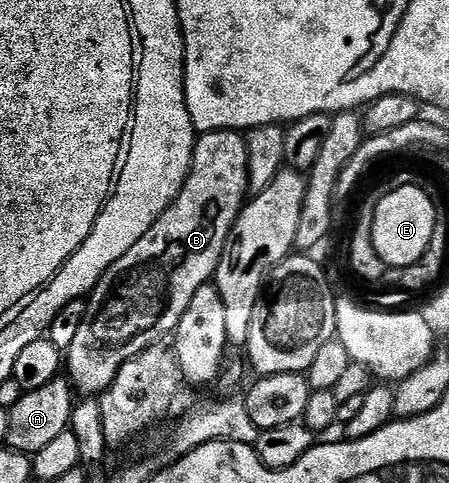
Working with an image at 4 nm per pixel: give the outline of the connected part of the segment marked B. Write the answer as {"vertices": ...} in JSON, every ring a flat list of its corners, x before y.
{"vertices":[[206,131,199,136,192,174,180,190,180,196,160,214,160,220,140,238,119,261,119,266,132,267,120,275,112,287,104,308,95,312,87,331,77,339,73,347,67,348,66,367,75,390,81,396,96,397,108,390,118,377,120,367,126,365,138,353,157,346,168,334,179,328,194,293,202,289,215,276,220,260,236,226,236,219,249,198,248,140,239,131]]}

